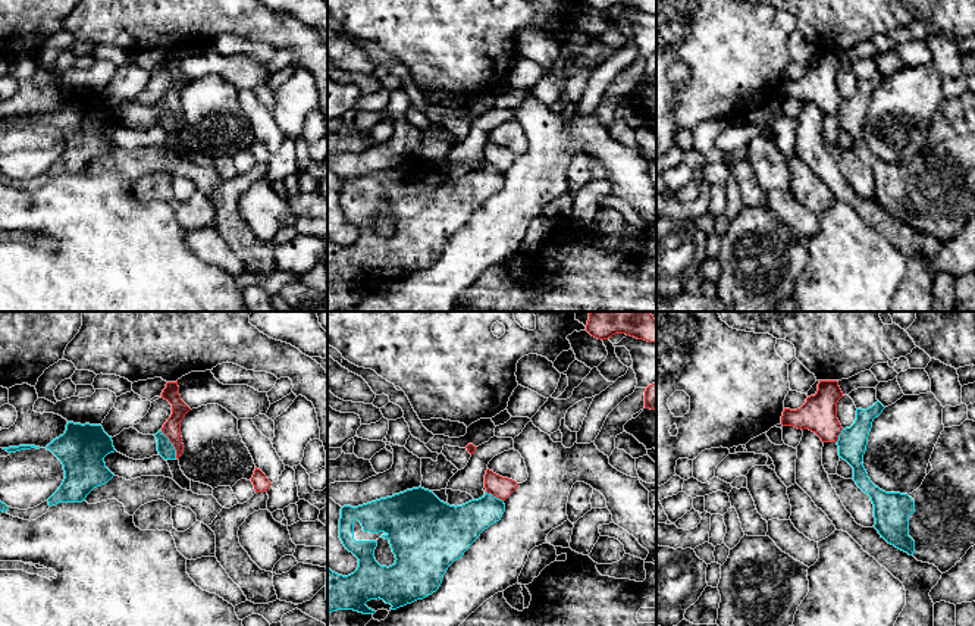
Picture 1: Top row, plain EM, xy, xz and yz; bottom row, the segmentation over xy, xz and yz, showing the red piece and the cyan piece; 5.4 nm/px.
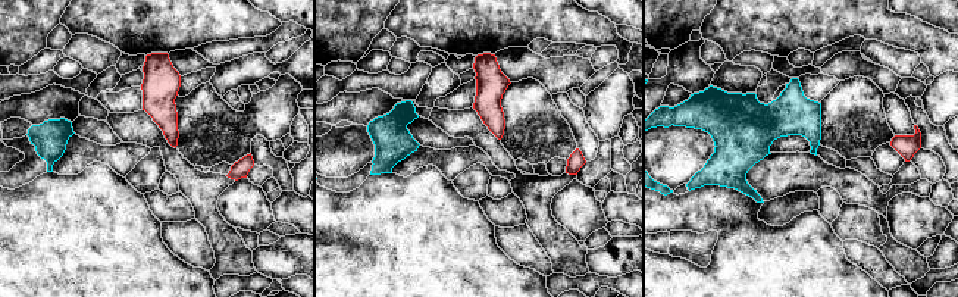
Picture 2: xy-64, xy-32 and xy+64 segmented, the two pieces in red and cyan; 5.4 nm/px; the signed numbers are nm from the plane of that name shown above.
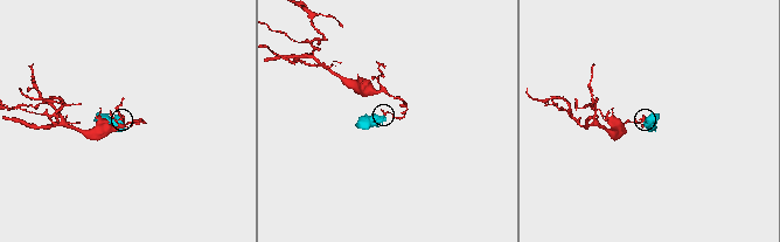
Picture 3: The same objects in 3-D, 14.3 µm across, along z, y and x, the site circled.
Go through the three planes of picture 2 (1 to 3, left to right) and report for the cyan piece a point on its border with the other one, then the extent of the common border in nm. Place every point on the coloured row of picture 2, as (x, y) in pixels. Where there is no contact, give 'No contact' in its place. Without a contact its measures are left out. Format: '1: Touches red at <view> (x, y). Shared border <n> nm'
1: No contact
2: No contact
3: No contact

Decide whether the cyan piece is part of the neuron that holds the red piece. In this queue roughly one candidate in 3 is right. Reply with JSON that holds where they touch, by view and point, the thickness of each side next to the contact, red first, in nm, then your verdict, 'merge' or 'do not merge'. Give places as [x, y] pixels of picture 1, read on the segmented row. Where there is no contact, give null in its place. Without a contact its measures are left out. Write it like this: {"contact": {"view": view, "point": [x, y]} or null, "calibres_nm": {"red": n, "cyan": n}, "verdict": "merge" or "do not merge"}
{"contact": {"view": "xy", "point": [172, 443]}, "calibres_nm": {"red": 100, "cyan": 90}, "verdict": "do not merge"}

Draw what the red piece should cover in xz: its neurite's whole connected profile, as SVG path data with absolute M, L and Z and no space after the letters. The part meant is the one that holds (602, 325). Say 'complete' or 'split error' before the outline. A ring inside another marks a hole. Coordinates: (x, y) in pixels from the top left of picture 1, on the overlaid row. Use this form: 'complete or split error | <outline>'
complete | M590 312L586 331L602 341L626 334L656 342L656 320L649 312Z

